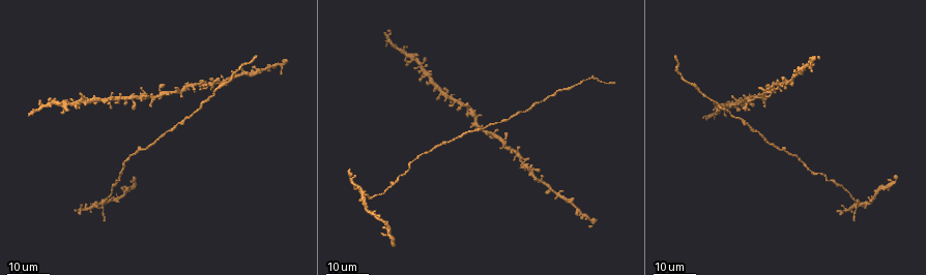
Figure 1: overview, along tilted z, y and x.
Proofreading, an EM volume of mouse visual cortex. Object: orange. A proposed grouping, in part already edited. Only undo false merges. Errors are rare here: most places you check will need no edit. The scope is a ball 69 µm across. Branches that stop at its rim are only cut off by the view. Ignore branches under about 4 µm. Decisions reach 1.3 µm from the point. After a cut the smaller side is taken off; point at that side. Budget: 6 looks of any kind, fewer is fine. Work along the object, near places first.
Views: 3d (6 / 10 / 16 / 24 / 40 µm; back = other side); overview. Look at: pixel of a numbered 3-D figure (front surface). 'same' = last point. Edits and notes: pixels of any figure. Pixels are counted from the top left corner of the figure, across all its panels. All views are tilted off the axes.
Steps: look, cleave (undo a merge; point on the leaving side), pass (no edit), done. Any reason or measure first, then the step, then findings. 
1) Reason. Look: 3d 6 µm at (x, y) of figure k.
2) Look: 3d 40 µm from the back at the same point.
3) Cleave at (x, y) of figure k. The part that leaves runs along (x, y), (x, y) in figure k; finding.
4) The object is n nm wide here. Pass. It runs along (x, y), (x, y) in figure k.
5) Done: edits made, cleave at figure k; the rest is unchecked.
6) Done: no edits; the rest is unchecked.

Two arms in line, one across. Look: 3d 16 µm at (154, 96) of figure 1.

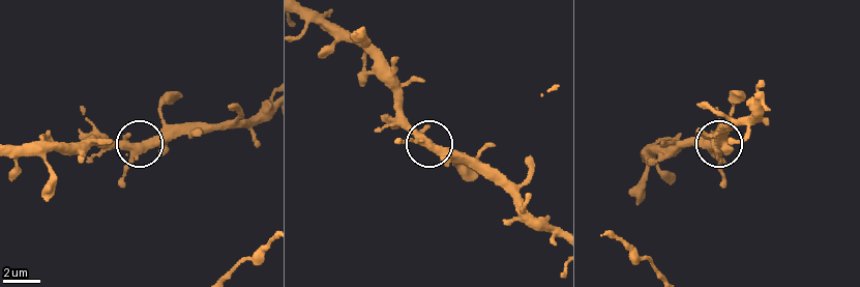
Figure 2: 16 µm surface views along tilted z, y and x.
Look: 3d 10 µm at (132, 144) of figure 2.

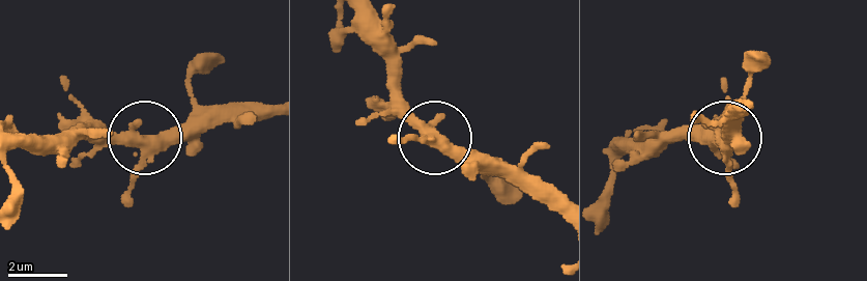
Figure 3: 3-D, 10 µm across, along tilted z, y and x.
Look: 3d 10 µm from the back at (144, 141) of figure 3.

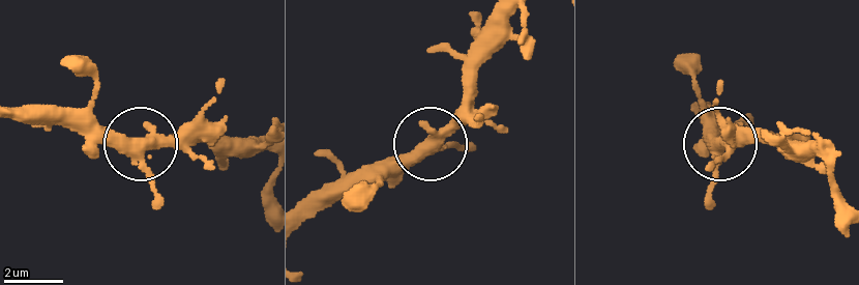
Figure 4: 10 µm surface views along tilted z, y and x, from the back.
The object is 380 nm wide here. Pass. All the same neuron.

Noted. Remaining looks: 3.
Sudden change in width. Look: 3d 24 µm at (488, 127) of figure 1.

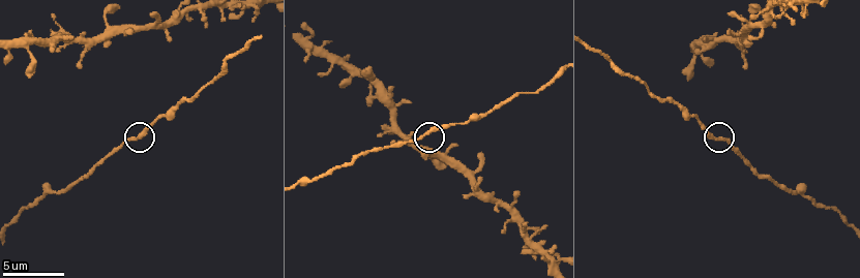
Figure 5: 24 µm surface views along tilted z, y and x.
Zoom in. Look: 3d 6 µm at (716, 137) of figure 5.

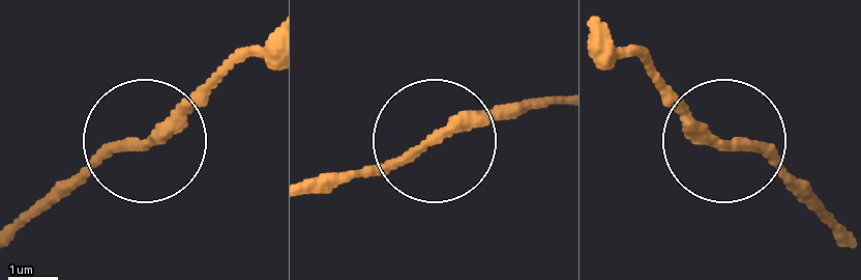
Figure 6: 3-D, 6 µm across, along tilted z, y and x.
Pass. All the same neuron.

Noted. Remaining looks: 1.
Look: 3d 6 µm at (745, 162) of figure 5.

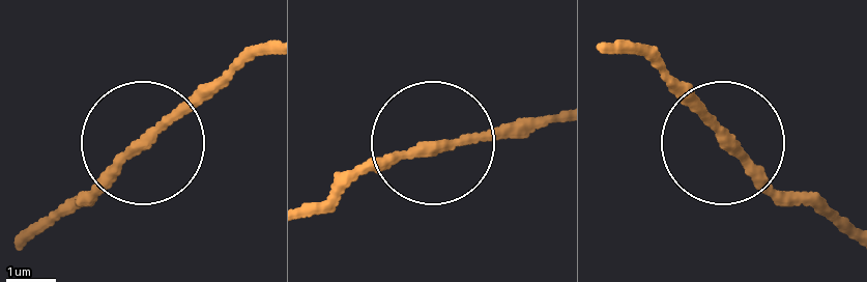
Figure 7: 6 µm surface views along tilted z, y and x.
The object is 190 nm wide here. Pass. It runs along (148, 139), (207, 101), (240, 55) in figure 7; continuous, no second neuron.

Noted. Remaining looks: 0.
Done: no edits; the rest is unchecked.

